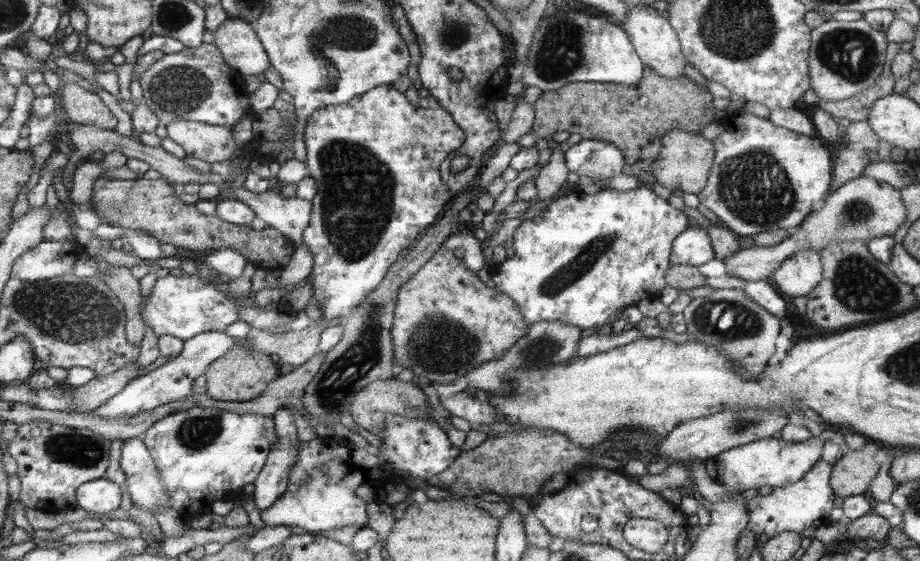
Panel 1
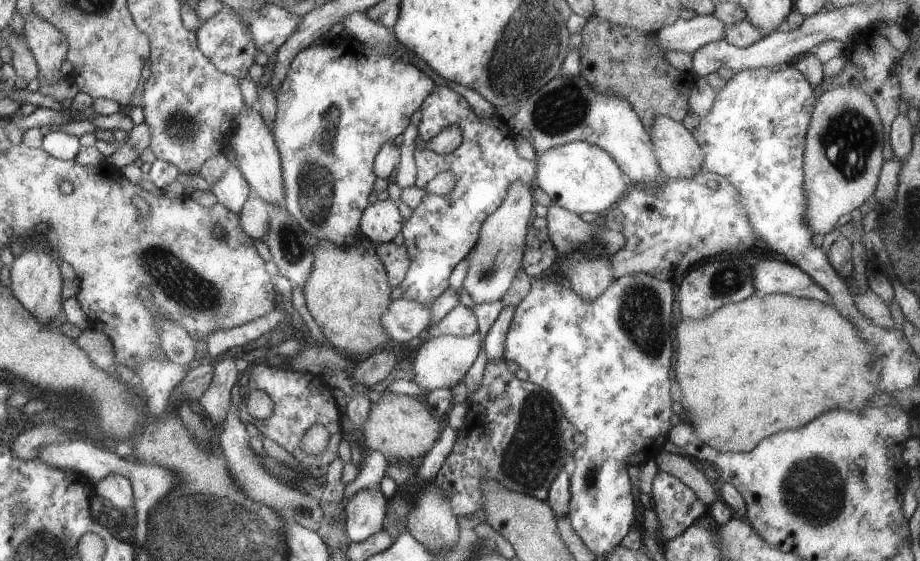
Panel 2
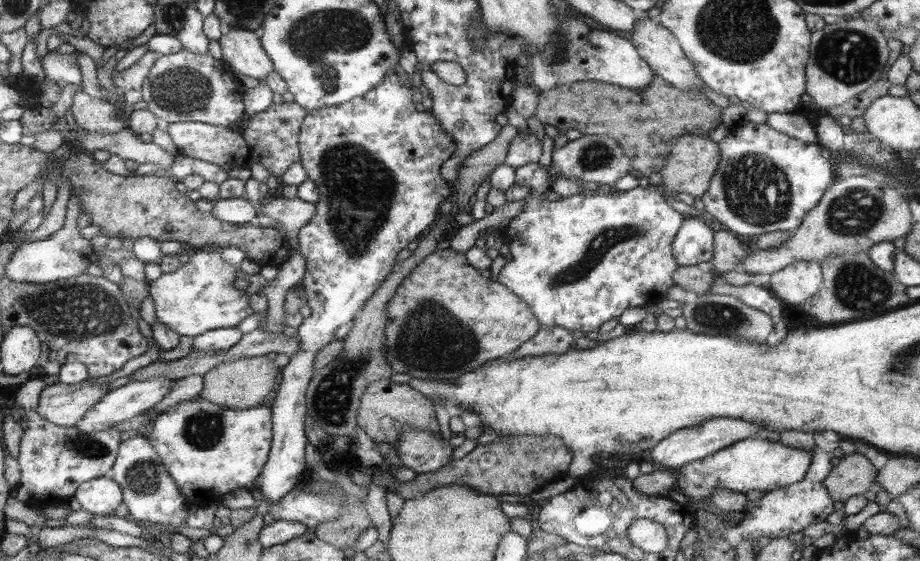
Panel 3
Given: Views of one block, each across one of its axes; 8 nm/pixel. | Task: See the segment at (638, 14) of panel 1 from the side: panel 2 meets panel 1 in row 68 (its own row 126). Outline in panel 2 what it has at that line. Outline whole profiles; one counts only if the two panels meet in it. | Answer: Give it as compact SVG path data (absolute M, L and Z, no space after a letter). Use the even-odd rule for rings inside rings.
M658 117L648 132L666 177L691 179L702 172L705 154L701 144L682 123L668 117Z

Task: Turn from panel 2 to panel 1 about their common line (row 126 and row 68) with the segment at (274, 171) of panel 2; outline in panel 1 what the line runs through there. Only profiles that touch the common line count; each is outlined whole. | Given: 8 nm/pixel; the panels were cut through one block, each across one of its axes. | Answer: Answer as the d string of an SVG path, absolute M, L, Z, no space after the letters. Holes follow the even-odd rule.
M242 19L226 20L224 24L213 32L215 37L214 44L232 68L244 73L246 76L261 77L264 71L271 69L271 61L267 56L266 50L263 48L262 42L258 40L259 36L256 36L256 32L252 30L253 24L253 22Z

